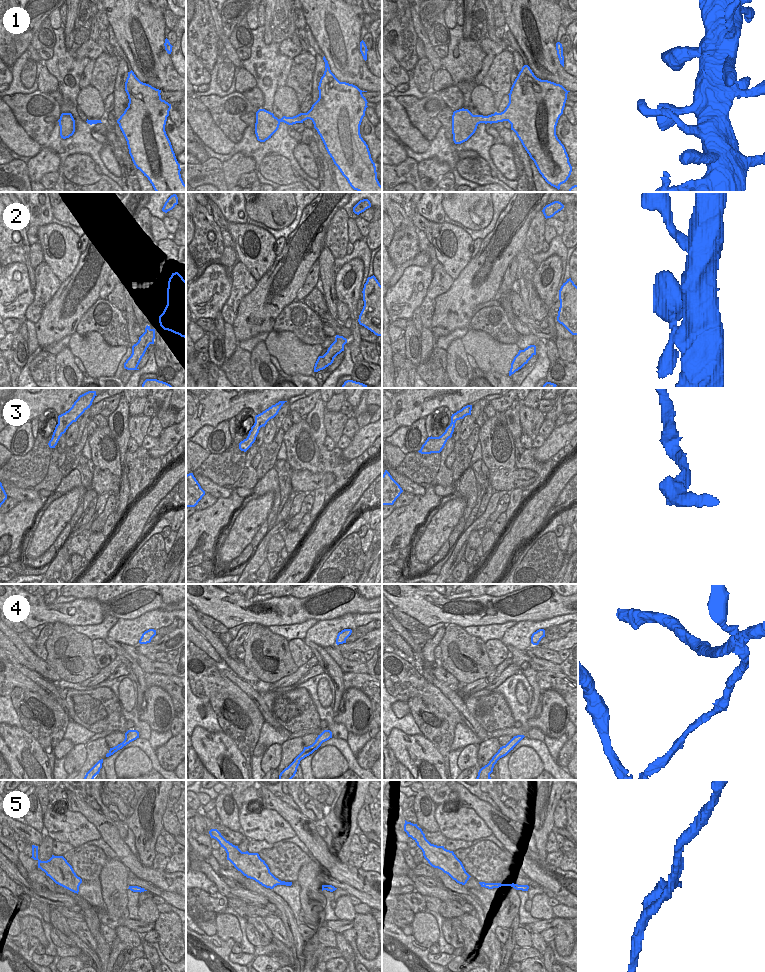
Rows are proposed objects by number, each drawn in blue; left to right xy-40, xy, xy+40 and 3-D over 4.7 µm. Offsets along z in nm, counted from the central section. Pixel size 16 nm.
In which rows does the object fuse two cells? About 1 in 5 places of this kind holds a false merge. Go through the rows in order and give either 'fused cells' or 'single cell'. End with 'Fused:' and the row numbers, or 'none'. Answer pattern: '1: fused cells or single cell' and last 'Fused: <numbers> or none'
1: single cell
2: single cell
3: single cell
4: single cell
5: single cell
Fused: none

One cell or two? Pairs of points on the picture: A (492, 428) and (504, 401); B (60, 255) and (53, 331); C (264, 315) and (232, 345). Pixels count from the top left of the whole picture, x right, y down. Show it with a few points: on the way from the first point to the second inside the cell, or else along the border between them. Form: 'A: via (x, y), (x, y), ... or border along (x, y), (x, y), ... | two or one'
A: border along (503, 411), (497, 413) | two
B: border along (77, 263), (74, 270), (61, 283) | two
C: border along (231, 325), (234, 337), (238, 342) | two

